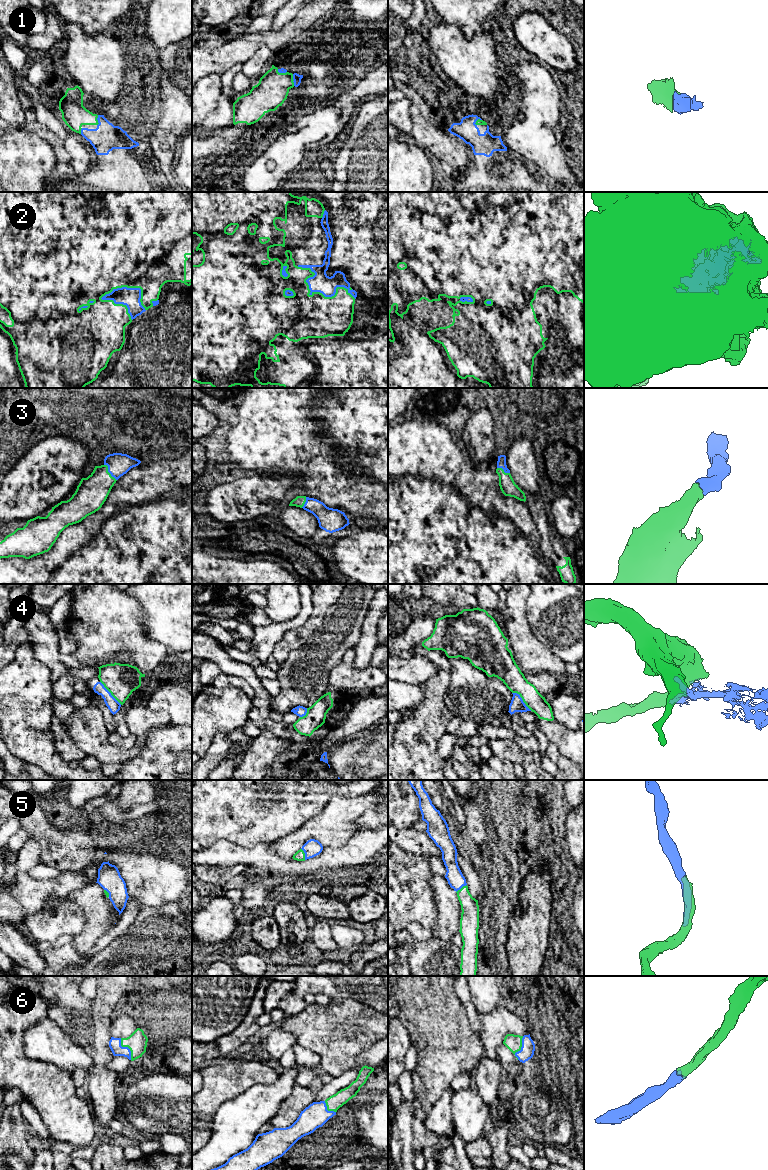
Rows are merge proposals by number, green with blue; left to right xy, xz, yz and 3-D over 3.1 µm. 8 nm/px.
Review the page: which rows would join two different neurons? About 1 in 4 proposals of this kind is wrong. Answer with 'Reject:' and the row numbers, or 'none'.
Reject: 4

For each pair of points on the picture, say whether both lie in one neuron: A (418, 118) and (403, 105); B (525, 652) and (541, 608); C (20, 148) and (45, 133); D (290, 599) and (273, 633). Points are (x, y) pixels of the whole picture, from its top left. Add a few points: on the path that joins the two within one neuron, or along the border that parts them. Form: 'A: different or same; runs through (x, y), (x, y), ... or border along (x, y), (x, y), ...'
A: different; border along (405, 97), (410, 101), (411, 131), (409, 133)
B: different; border along (526, 607), (526, 618), (530, 629), (547, 648)
C: different; border along (38, 134), (47, 142), (54, 154)
D: different; border along (300, 611), (294, 617), (274, 624)

